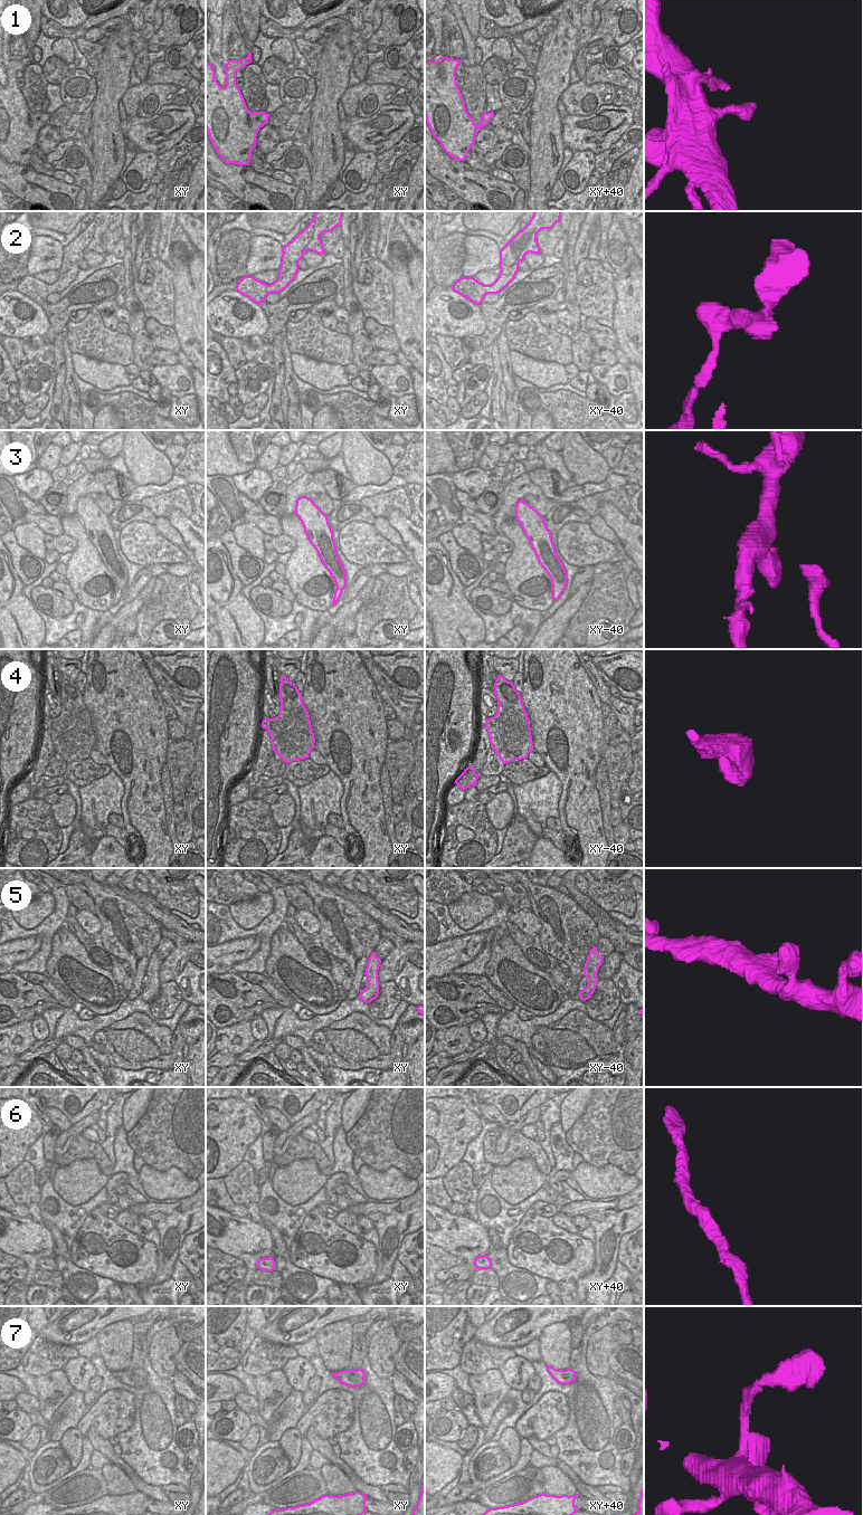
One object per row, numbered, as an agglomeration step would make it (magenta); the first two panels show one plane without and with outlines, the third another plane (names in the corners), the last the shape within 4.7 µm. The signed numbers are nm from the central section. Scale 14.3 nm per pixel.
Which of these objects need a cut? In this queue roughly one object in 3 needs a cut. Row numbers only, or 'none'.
4, 7

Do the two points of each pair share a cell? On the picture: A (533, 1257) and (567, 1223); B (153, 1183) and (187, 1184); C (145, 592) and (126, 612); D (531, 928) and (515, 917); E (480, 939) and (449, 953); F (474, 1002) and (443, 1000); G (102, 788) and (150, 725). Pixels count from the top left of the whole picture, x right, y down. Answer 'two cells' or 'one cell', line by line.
A: two cells
B: one cell
C: two cells
D: one cell
E: one cell
F: one cell
G: two cells

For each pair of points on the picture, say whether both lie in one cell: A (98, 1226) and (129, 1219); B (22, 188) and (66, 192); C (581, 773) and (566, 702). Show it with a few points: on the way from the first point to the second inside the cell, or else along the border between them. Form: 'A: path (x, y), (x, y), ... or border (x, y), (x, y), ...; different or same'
A: border (113, 1219), (120, 1226), (140, 1235); different
B: path (34, 189), (41, 192), (55, 192); same
C: path (572, 755), (566, 720); same

